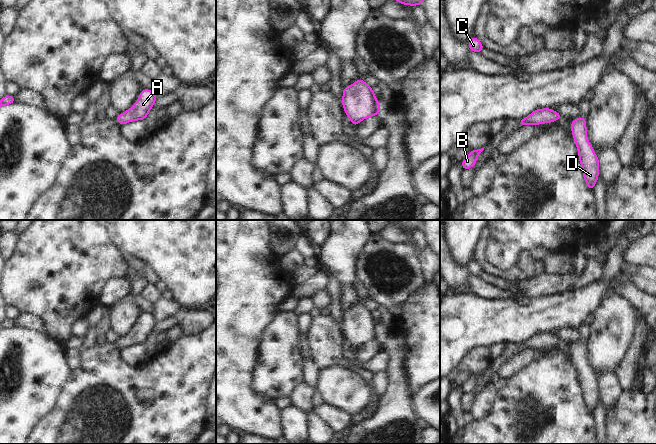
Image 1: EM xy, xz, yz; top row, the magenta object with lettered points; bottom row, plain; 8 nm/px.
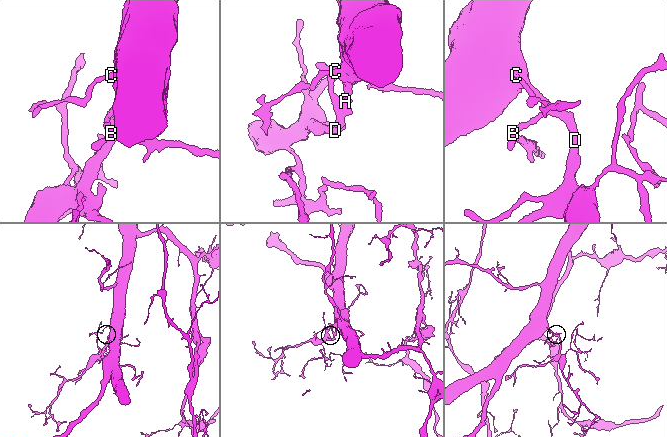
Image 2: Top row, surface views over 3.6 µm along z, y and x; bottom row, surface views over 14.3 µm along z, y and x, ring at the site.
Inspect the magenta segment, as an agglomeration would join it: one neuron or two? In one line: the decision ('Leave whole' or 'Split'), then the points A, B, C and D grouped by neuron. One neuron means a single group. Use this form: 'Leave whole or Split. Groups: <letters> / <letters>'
Leave whole. Groups: A B C D.

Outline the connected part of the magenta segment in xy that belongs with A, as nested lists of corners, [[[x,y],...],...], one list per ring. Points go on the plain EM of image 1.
[[[142,313],[137,326],[128,334],[119,338],[115,344],[120,350],[135,344],[144,344],[153,331],[157,320],[152,314]]]

